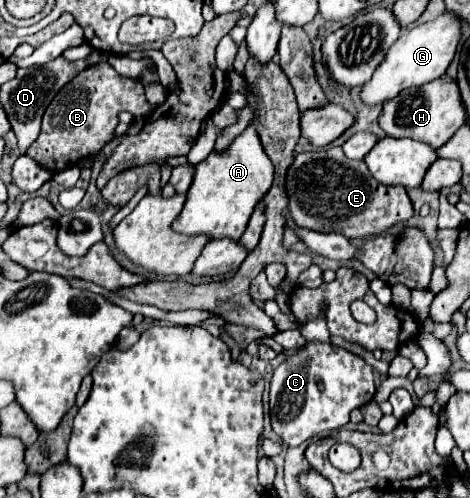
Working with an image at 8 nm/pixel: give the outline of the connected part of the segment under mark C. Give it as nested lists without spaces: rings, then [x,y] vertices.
[[[307,342],[303,350],[275,368],[269,390],[271,426],[285,444],[299,446],[311,436],[345,426],[349,412],[367,404],[373,394],[373,368],[363,358],[333,344]]]

